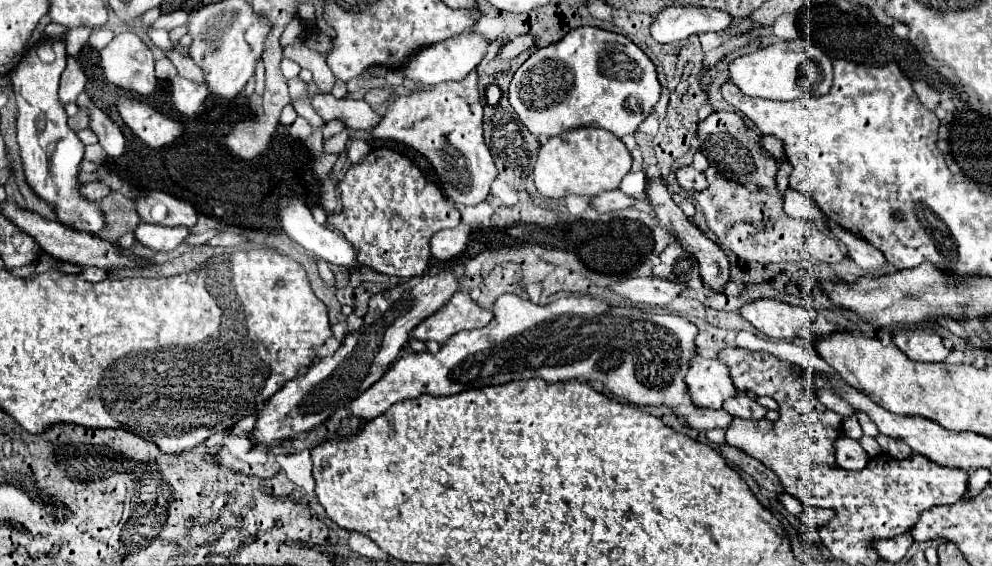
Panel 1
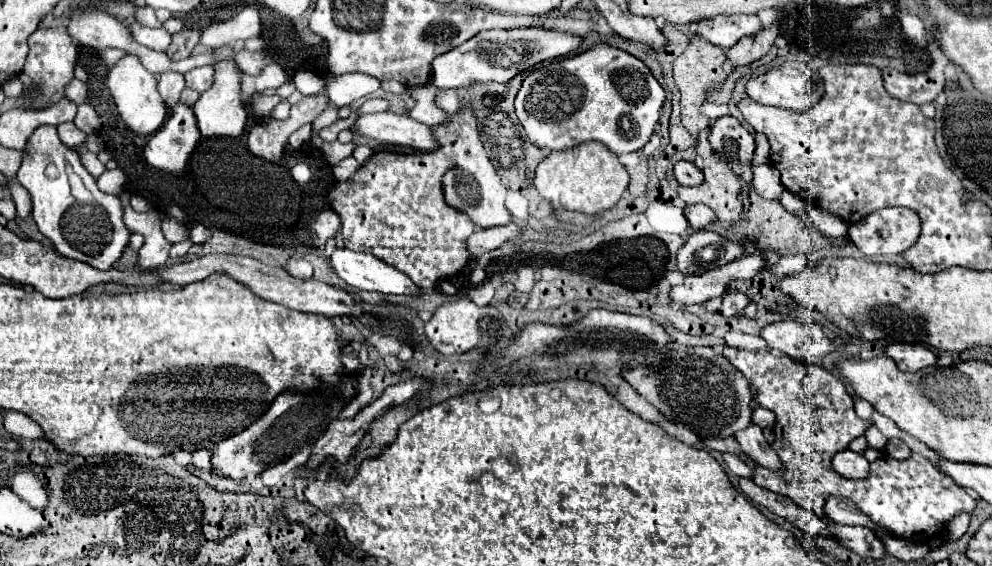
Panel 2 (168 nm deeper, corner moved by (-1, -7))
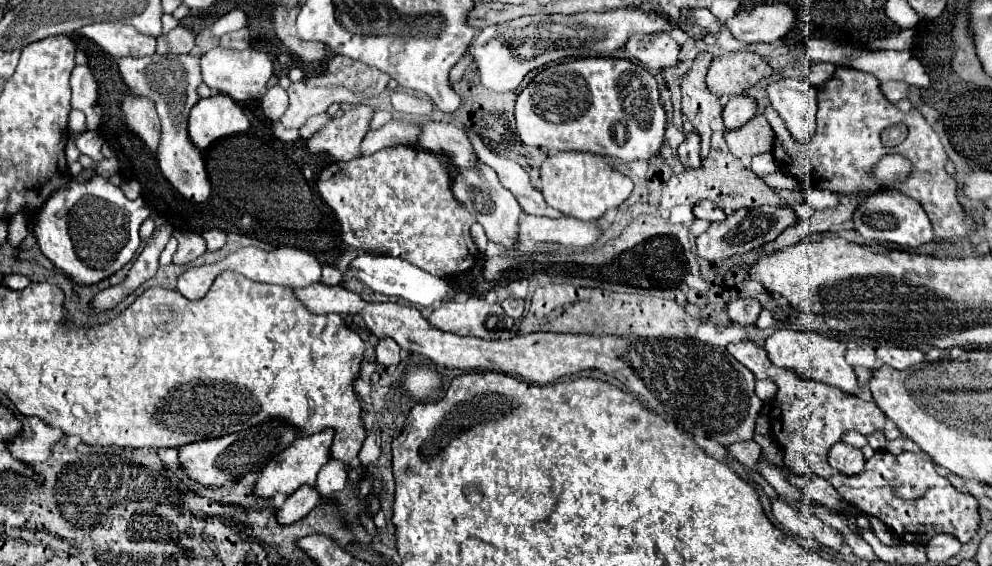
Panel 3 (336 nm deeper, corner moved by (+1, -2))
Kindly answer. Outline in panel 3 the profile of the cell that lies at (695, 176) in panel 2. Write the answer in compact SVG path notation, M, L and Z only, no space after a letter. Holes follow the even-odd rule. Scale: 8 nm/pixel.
M690 133L684 143L678 147L678 159L684 167L698 169L700 167L700 137L696 133Z

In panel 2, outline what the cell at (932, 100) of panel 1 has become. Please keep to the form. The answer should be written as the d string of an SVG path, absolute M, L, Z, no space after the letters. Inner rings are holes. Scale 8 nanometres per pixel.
M929 32L925 36L928 40L928 51L932 57L930 70L922 74L906 74L890 68L880 68L882 78L884 78L884 88L890 96L912 102L912 104L926 104L934 102L936 96L944 88L944 66L948 64L948 59L939 49Z

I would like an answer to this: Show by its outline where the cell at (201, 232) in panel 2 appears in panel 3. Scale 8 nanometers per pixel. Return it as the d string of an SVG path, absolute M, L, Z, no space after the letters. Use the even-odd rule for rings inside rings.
M208 229L208 231L202 233L202 237L206 241L208 251L216 251L216 249L220 249L226 243L226 235L220 229Z

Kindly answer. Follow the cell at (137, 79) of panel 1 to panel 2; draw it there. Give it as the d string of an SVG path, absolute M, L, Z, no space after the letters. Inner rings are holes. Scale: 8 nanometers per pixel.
M126 54L116 66L110 68L108 88L114 96L114 102L118 106L122 120L128 124L128 128L132 132L136 132L140 136L148 136L162 126L162 122L166 118L166 106L156 90L156 78L138 62L138 56Z

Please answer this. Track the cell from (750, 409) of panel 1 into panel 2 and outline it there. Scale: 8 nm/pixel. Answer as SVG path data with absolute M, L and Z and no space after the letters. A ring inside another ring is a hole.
M750 424L746 430L738 432L736 434L736 440L738 444L742 446L742 452L746 456L750 456L752 462L756 462L758 466L762 468L768 468L772 472L778 472L778 470L784 470L778 454L770 448L770 444L766 442L760 426L756 424Z

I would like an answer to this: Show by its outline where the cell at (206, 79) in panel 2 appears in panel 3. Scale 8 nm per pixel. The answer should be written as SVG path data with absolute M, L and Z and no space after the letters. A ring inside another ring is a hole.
M214 47L200 55L200 69L202 69L202 81L210 89L218 89L220 93L230 95L238 103L248 99L258 99L266 89L268 79L274 73L272 59L268 53L256 51L256 49L234 51L234 49L222 49L222 47Z

